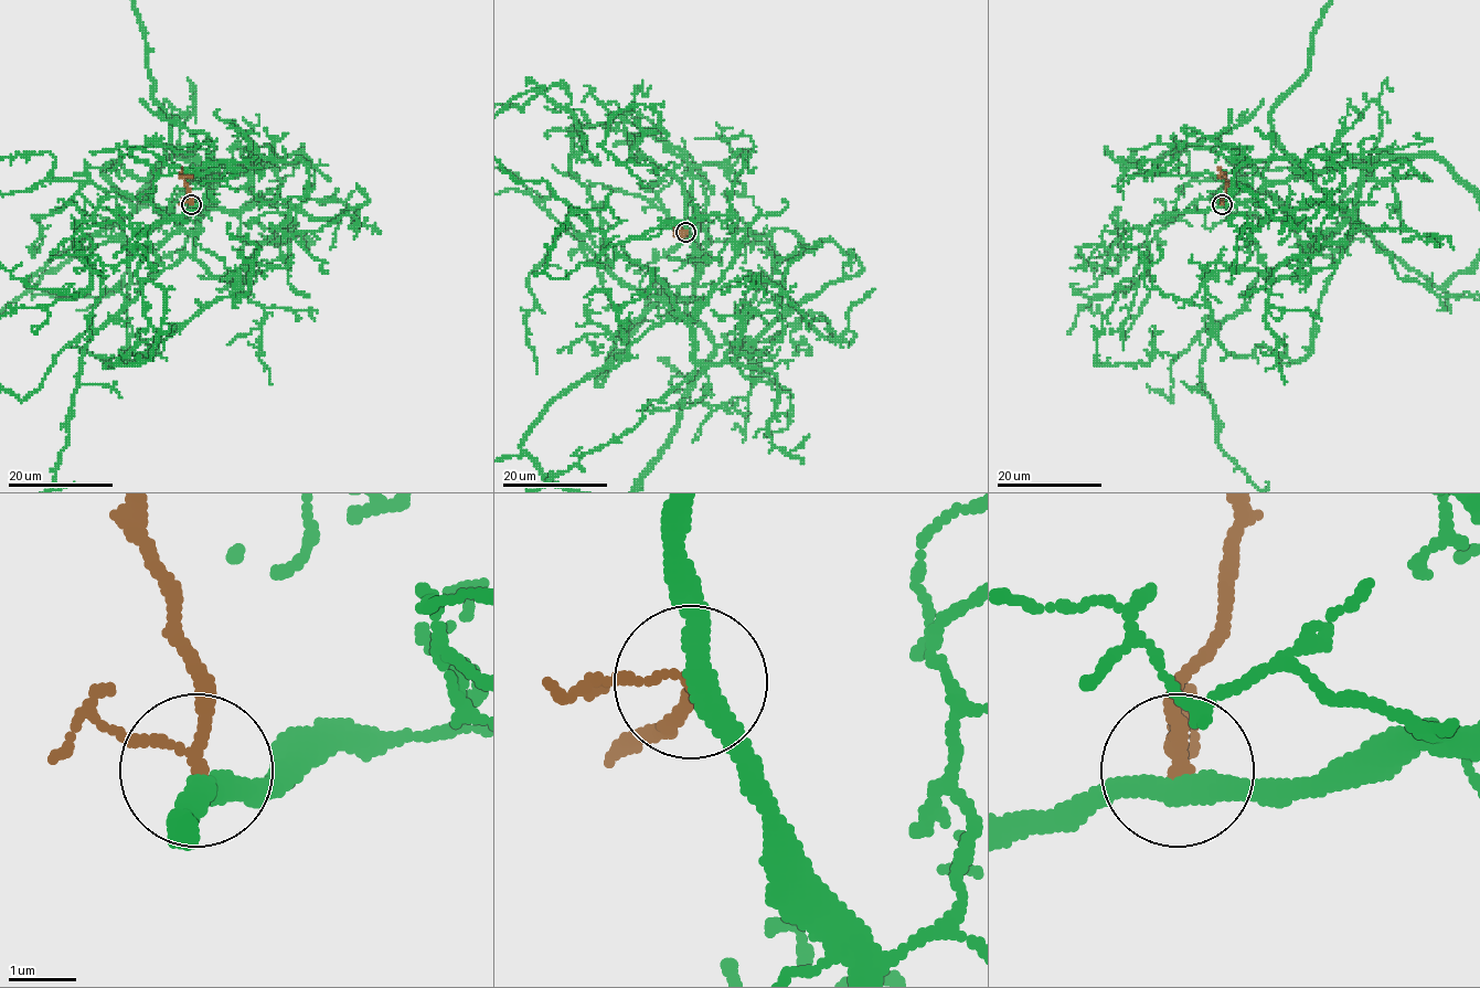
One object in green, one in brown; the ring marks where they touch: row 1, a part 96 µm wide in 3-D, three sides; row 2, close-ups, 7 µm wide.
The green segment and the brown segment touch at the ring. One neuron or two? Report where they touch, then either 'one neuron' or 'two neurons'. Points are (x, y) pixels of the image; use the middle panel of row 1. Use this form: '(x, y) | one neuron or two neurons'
(685, 232) | two neurons

